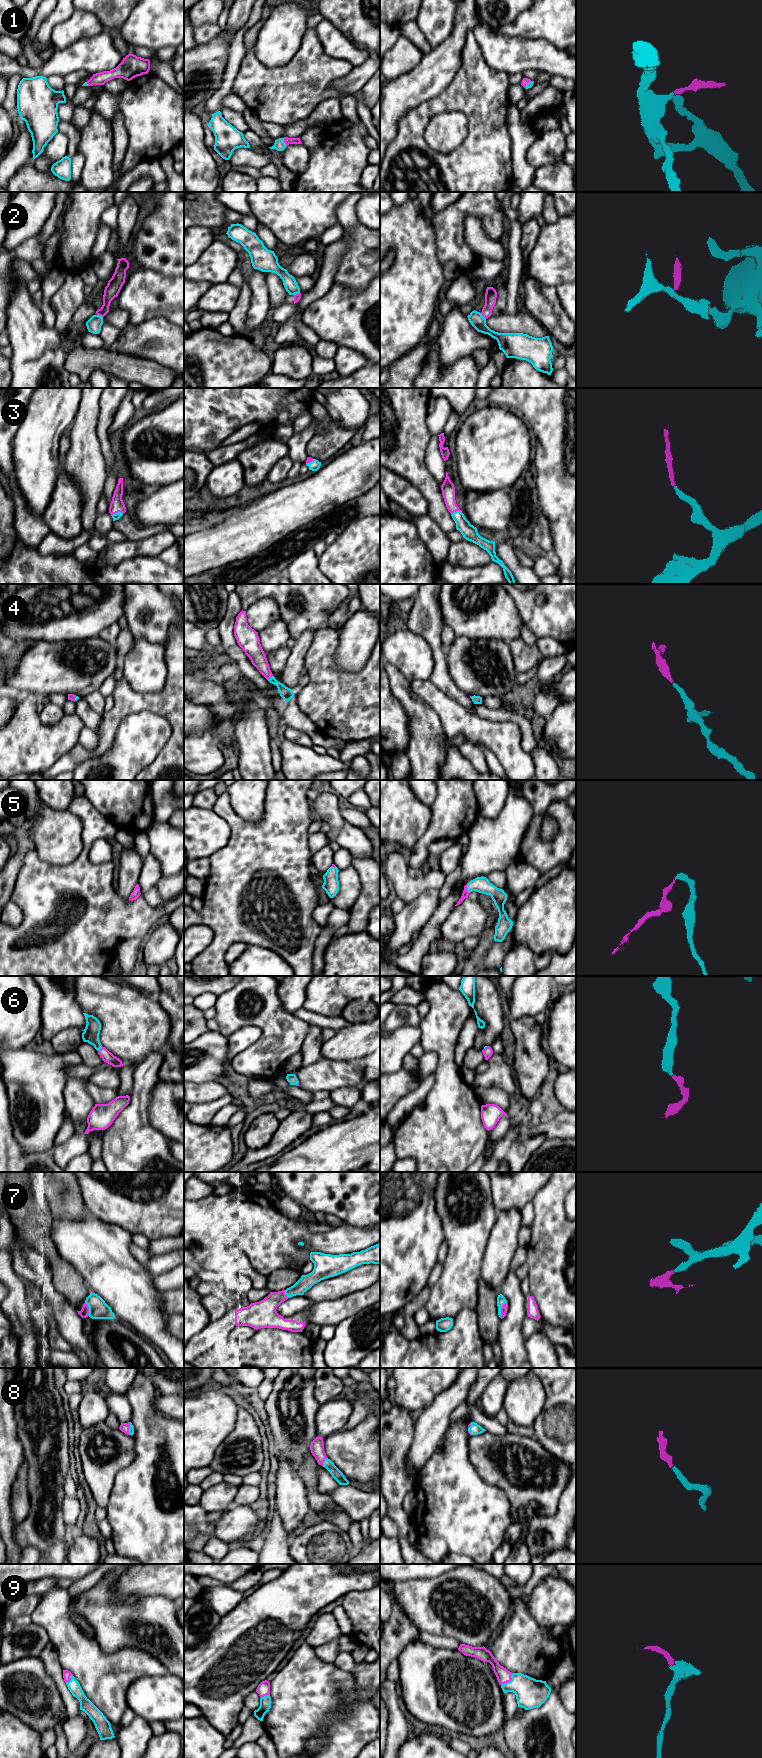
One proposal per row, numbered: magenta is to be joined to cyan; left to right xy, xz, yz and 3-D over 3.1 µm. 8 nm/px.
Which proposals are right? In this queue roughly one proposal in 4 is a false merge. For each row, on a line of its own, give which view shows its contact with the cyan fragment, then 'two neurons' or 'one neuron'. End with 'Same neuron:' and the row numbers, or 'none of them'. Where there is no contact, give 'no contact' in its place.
1: contact in xz; one neuron
2: contact in yz; two neurons
3: contact in xy; one neuron
4: contact in xz; one neuron
5: contact in yz; one neuron
6: contact in xy; one neuron
7: contact in yz; one neuron
8: contact in xz; one neuron
9: contact in yz; one neuron
Same neuron: 1, 3, 4, 5, 6, 7, 8, 9

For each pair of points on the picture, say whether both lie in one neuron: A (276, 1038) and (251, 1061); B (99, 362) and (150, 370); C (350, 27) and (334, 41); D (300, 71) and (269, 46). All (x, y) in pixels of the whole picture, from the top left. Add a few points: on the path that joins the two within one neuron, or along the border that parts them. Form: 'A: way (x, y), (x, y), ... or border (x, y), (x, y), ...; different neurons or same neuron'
A: way (270, 1044), (257, 1057); same neuron
B: way (112, 363), (137, 369); same neuron
C: border (324, 18), (330, 21), (356, 47), (360, 48); different neurons
D: border (302, 41), (297, 52), (285, 64), (266, 66); different neurons

